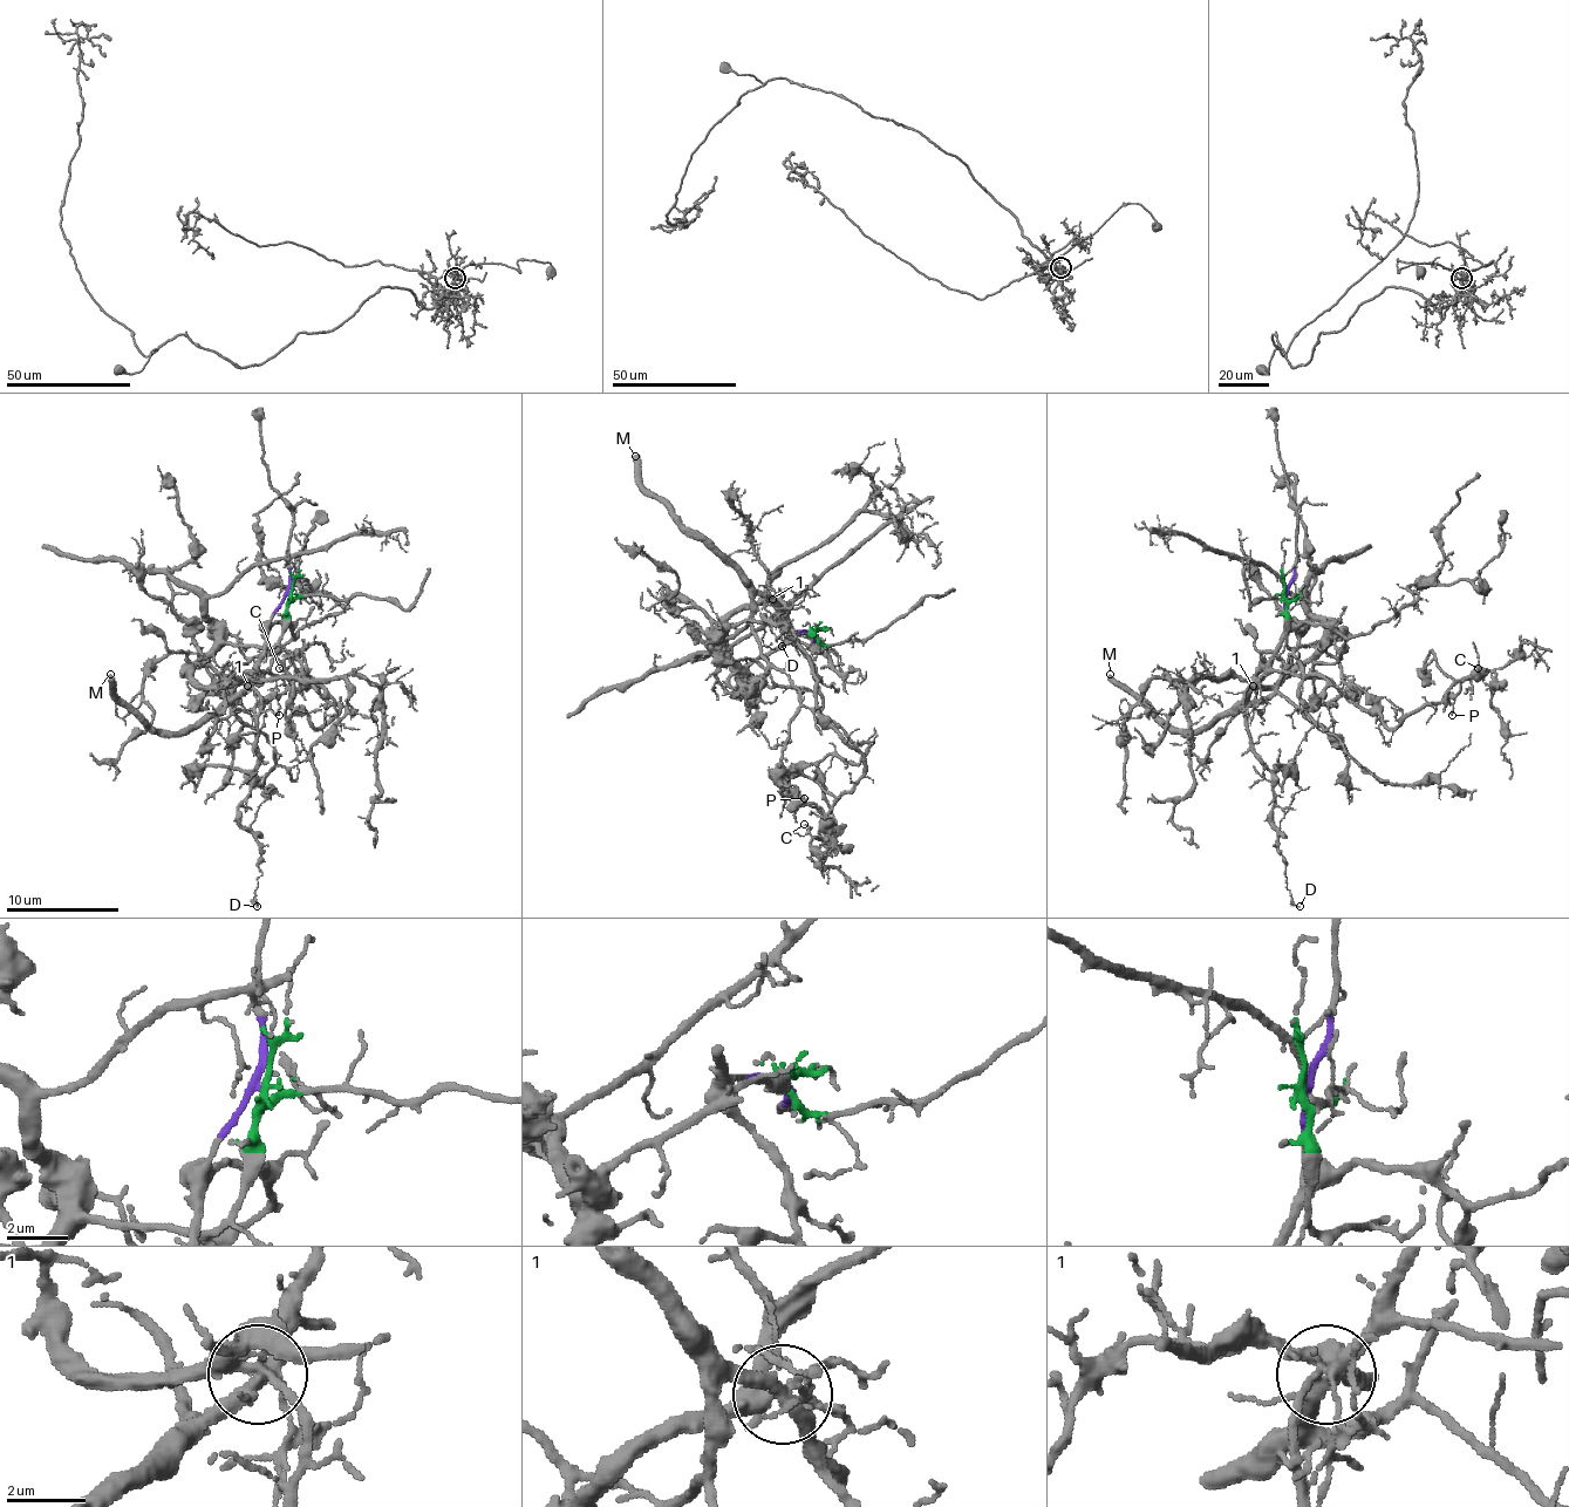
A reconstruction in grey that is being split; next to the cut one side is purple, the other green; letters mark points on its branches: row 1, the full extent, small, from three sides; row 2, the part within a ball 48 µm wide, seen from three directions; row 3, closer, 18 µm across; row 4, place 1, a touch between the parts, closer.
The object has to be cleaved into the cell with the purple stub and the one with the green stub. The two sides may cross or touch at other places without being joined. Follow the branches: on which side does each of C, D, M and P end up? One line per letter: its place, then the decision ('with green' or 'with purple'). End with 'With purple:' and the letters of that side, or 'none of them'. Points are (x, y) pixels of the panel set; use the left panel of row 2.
C: at (279, 668); with purple
D: at (257, 906); with green
M: at (110, 674); with purple
P: at (279, 715); with purple
With purple: C, M, P

